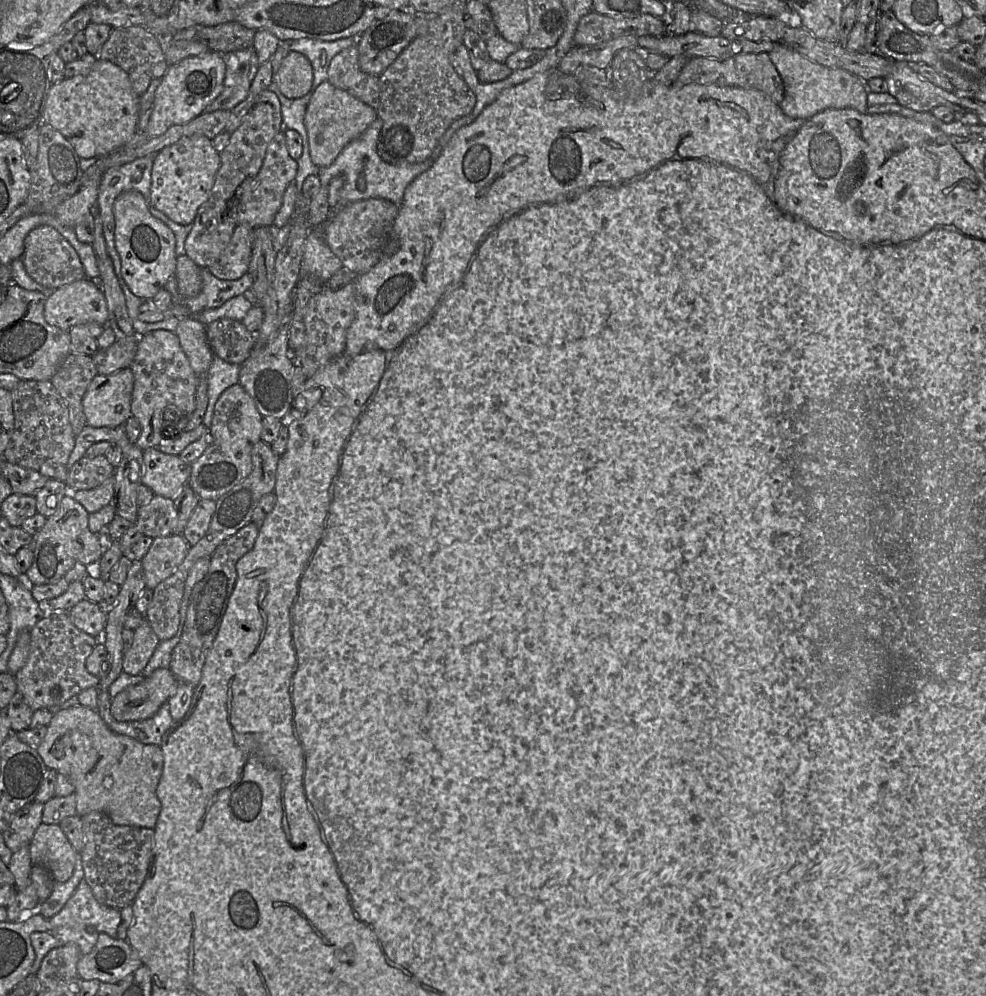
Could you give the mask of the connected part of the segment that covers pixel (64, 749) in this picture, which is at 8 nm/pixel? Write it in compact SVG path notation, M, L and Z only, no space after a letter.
M76 705L53 714L45 738L36 750L49 769L64 774L74 785L77 815L84 816L98 811L105 813L116 825L155 828L161 811L156 788L163 771L163 752L159 745L143 744L117 734L107 726L96 710Z

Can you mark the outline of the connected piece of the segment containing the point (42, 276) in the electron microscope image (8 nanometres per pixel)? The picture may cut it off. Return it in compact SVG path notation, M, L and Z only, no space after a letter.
M40 225L27 234L20 259L28 276L39 285L52 291L86 278L76 251L65 238L48 225Z

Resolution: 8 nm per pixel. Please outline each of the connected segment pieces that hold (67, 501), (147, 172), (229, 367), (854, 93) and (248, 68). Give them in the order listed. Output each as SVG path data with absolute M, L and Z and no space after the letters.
M72 493L66 494L57 512L48 517L44 527L33 536L33 561L25 574L17 578L25 587L31 590L33 585L55 583L65 576L76 563L95 570L95 565L105 551L105 545L100 534L89 531L89 513L77 502Z
M149 154L130 163L108 170L100 179L96 203L102 220L107 252L117 278L121 275L121 260L115 247L114 202L123 192L136 190L147 200L150 196L151 172L156 154Z
M214 357L205 378L208 384L208 406L202 424L209 428L211 425L215 404L220 395L229 387L238 384L240 365L231 364Z
M776 43L768 55L783 82L784 95L779 107L788 117L807 119L827 109L845 108L867 113L868 90L865 81L855 74L814 62L782 43Z
M253 47L224 53L223 59L226 65L223 90L205 109L206 113L231 111L245 100L260 65Z

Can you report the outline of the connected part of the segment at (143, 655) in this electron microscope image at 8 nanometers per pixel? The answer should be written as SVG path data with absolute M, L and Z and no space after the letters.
M146 619L134 630L131 647L123 654L122 670L129 675L141 675L155 649L159 638Z

